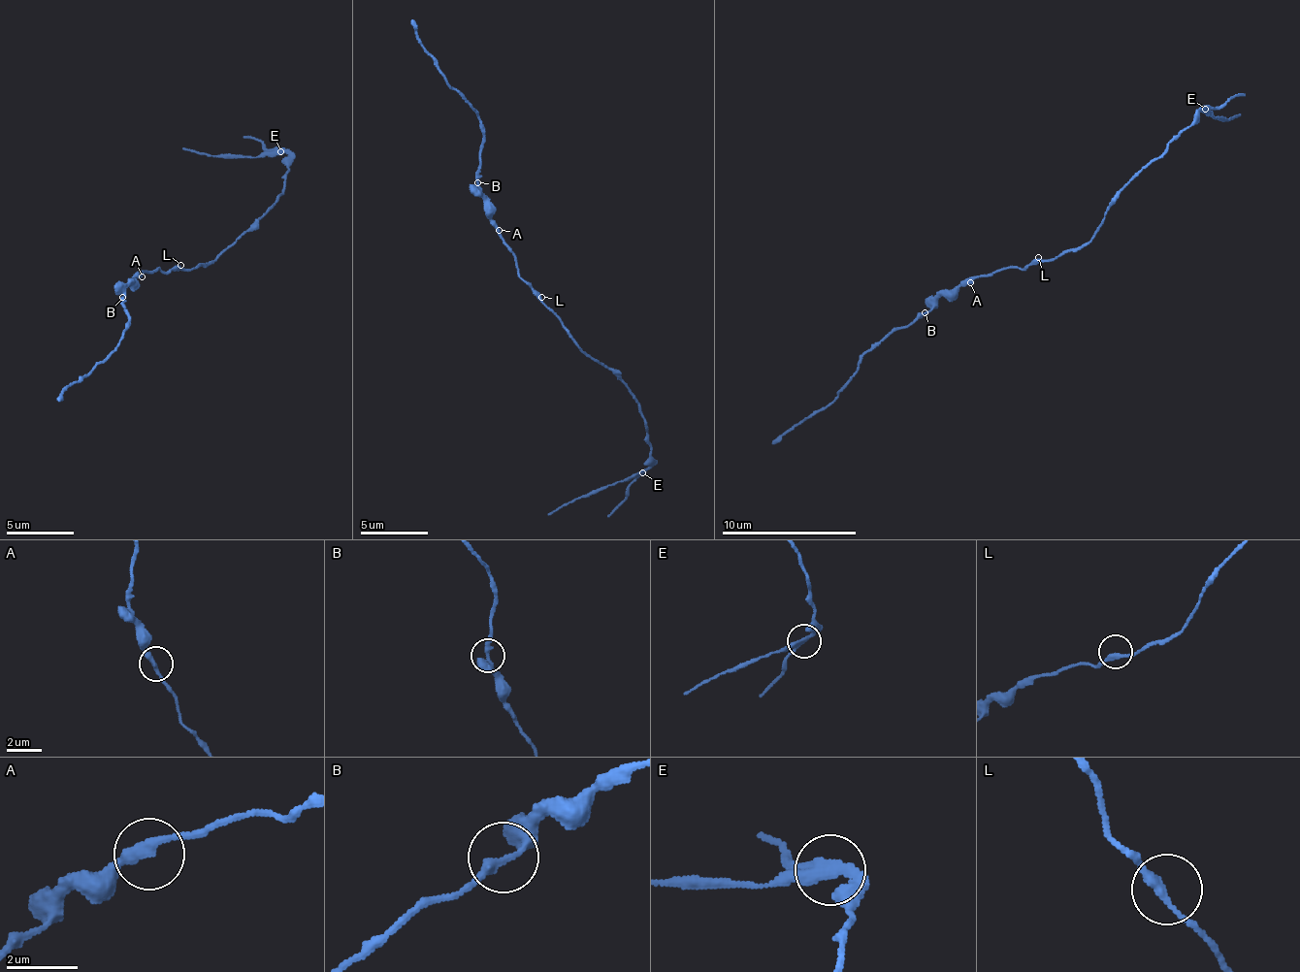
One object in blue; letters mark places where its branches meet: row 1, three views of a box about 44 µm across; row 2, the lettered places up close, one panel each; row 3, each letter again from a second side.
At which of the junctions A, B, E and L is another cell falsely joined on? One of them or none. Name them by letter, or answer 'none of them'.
E

